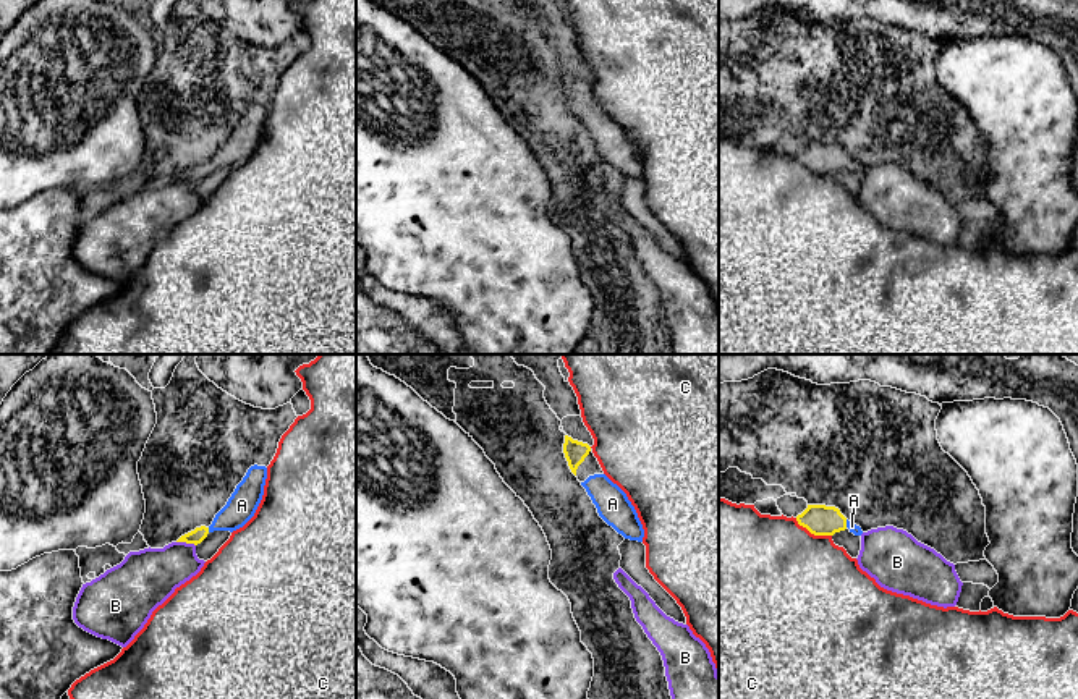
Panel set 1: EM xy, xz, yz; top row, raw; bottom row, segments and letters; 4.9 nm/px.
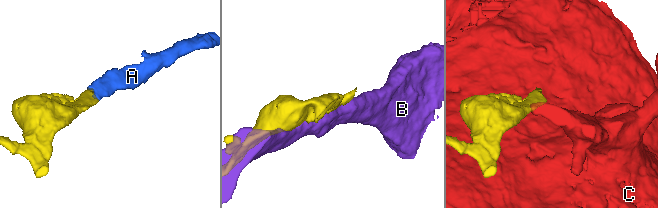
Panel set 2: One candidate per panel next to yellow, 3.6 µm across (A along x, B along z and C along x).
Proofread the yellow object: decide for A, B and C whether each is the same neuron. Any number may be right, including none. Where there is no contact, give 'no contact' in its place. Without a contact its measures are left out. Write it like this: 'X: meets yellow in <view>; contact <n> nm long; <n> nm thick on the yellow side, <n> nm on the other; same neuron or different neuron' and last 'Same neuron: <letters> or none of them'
A: meets yellow in xy; contact 30 nm long; 70 nm thick on the yellow side, 150 nm on the other; same neuron
B: meets yellow in xy; contact 100 nm long; 70 nm thick on the yellow side, 280 nm on the other; different neuron
C: meets yellow in yz; contact 200 nm long; 160 nm thick on the yellow side, 480 nm on the other; different neuron
Same neuron: A

